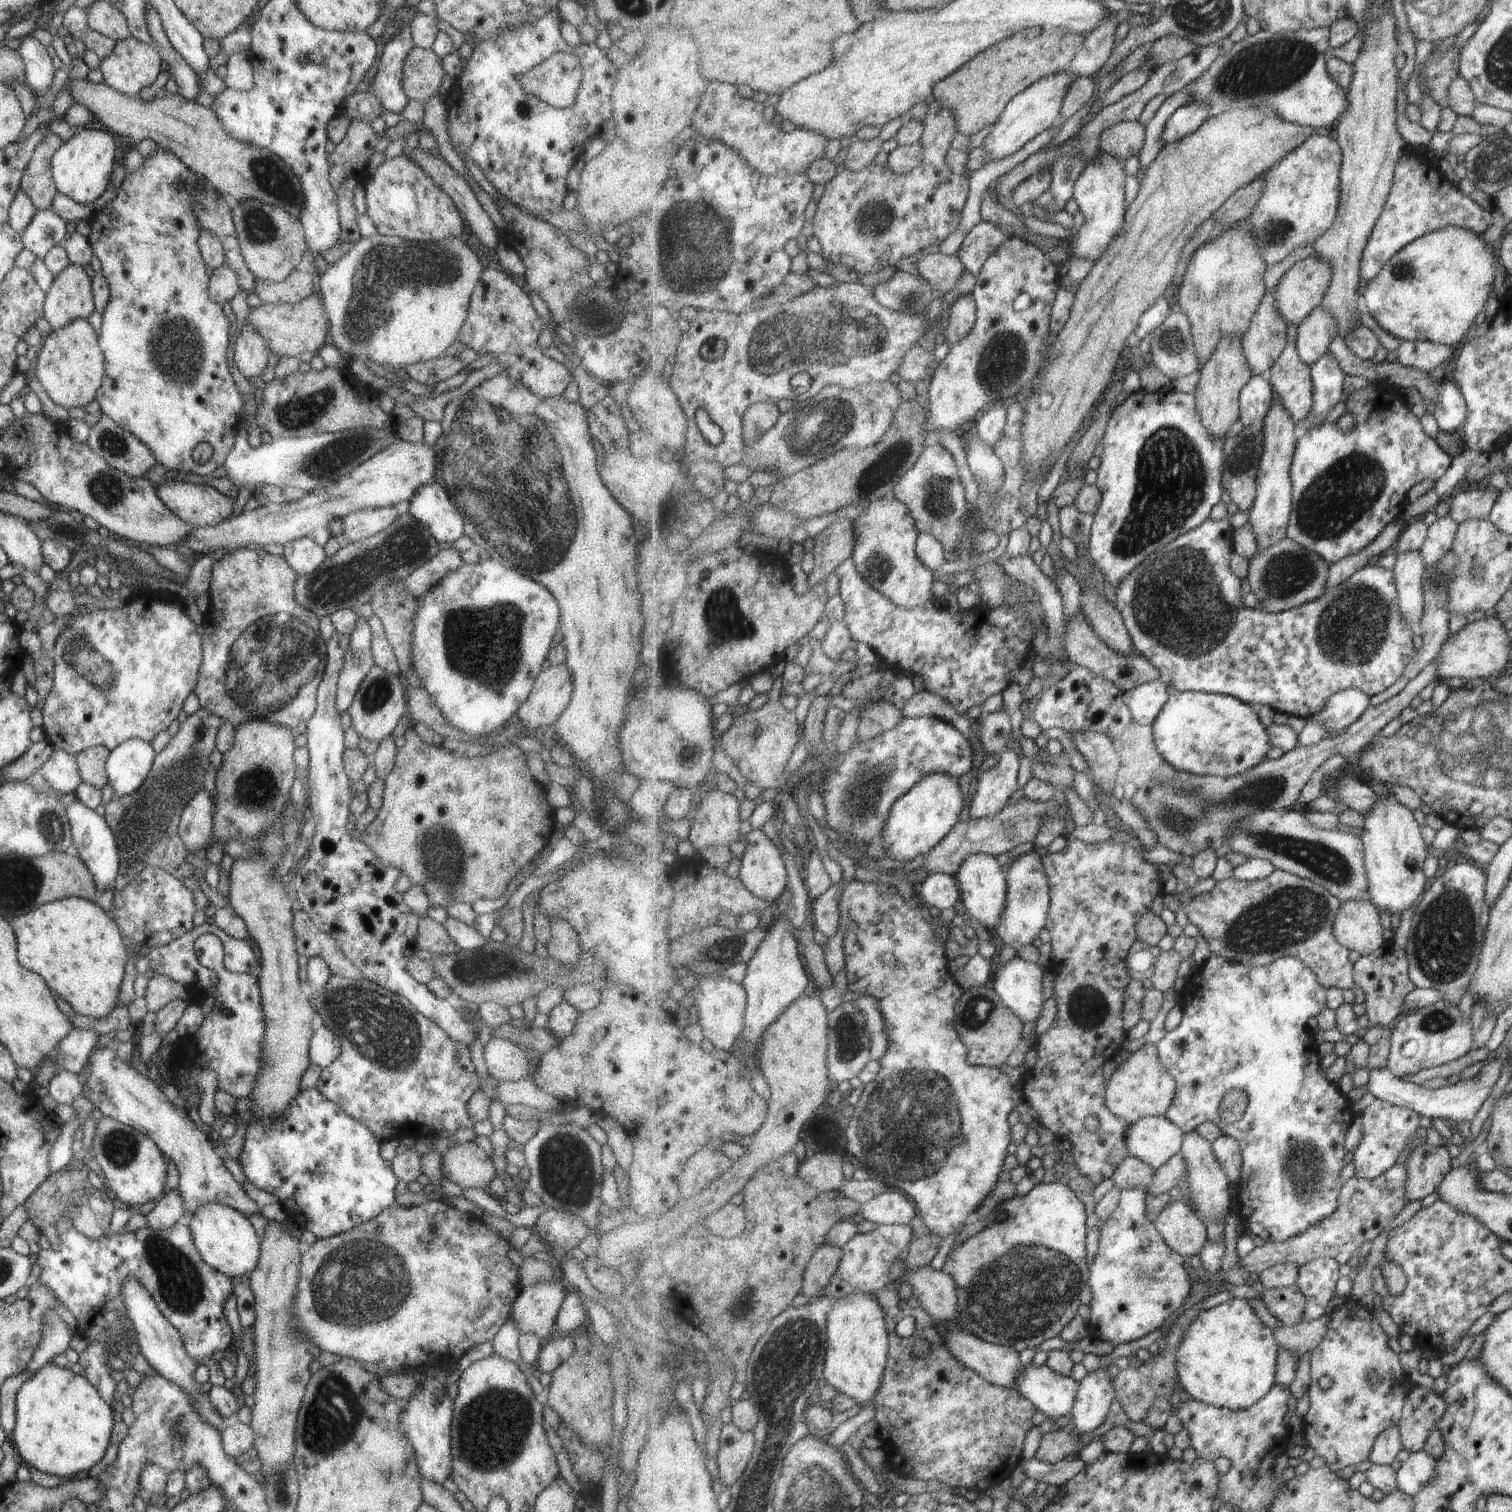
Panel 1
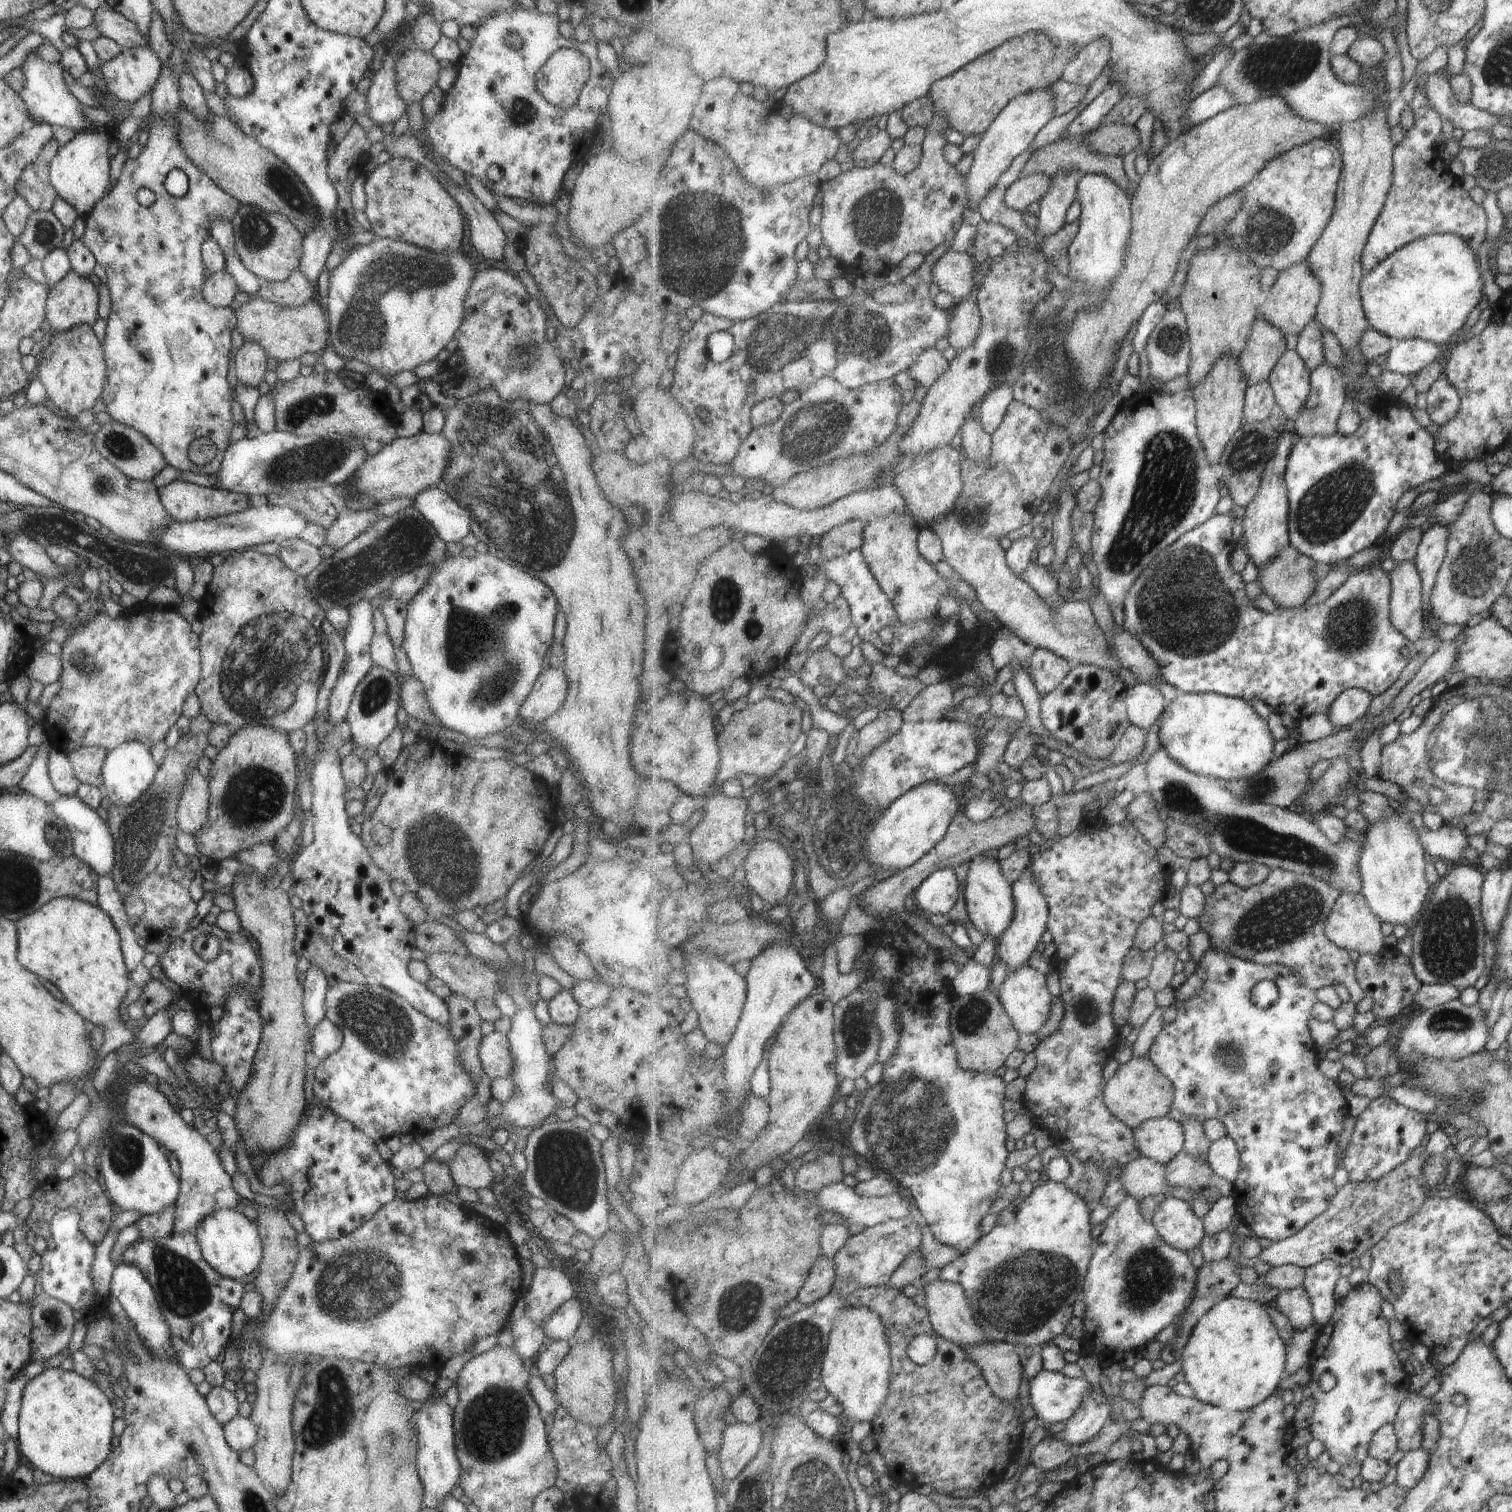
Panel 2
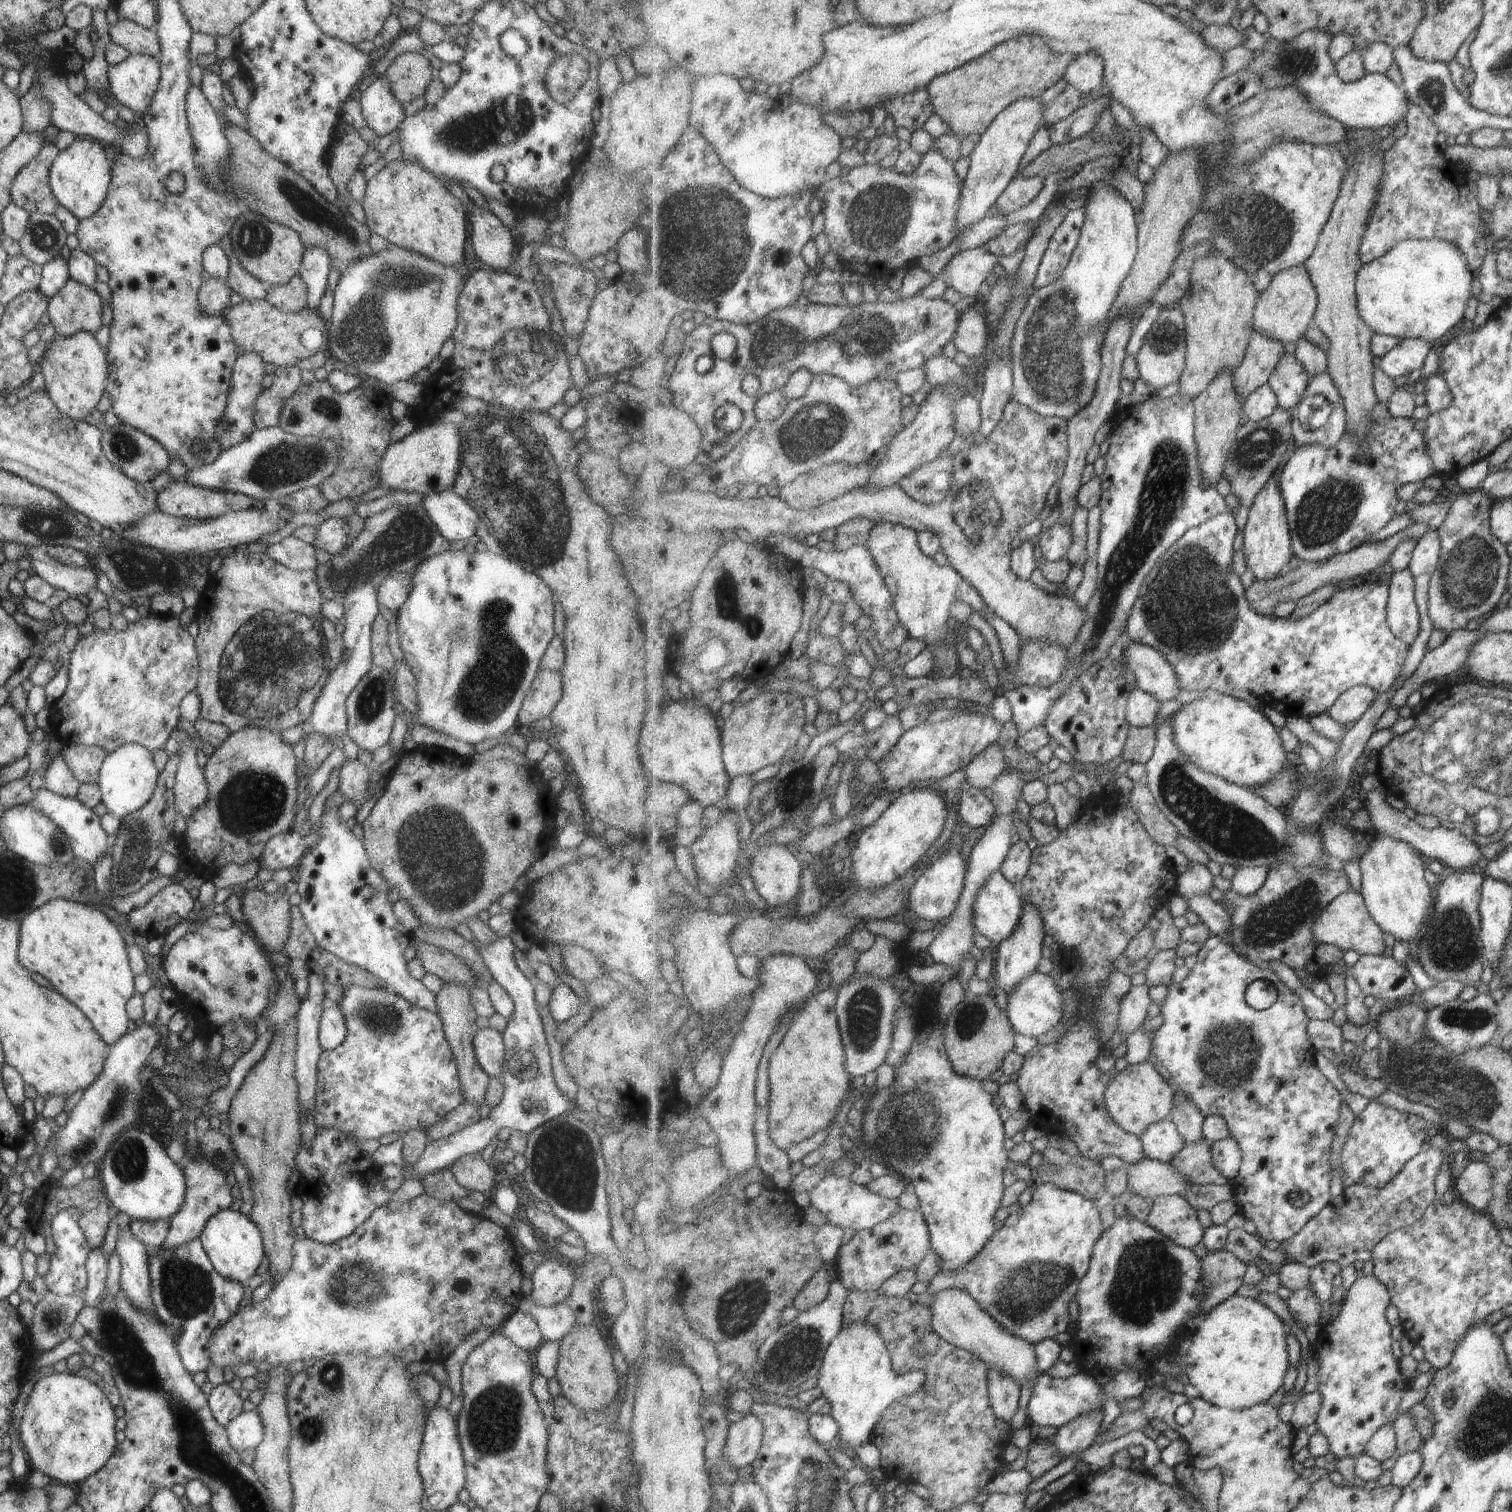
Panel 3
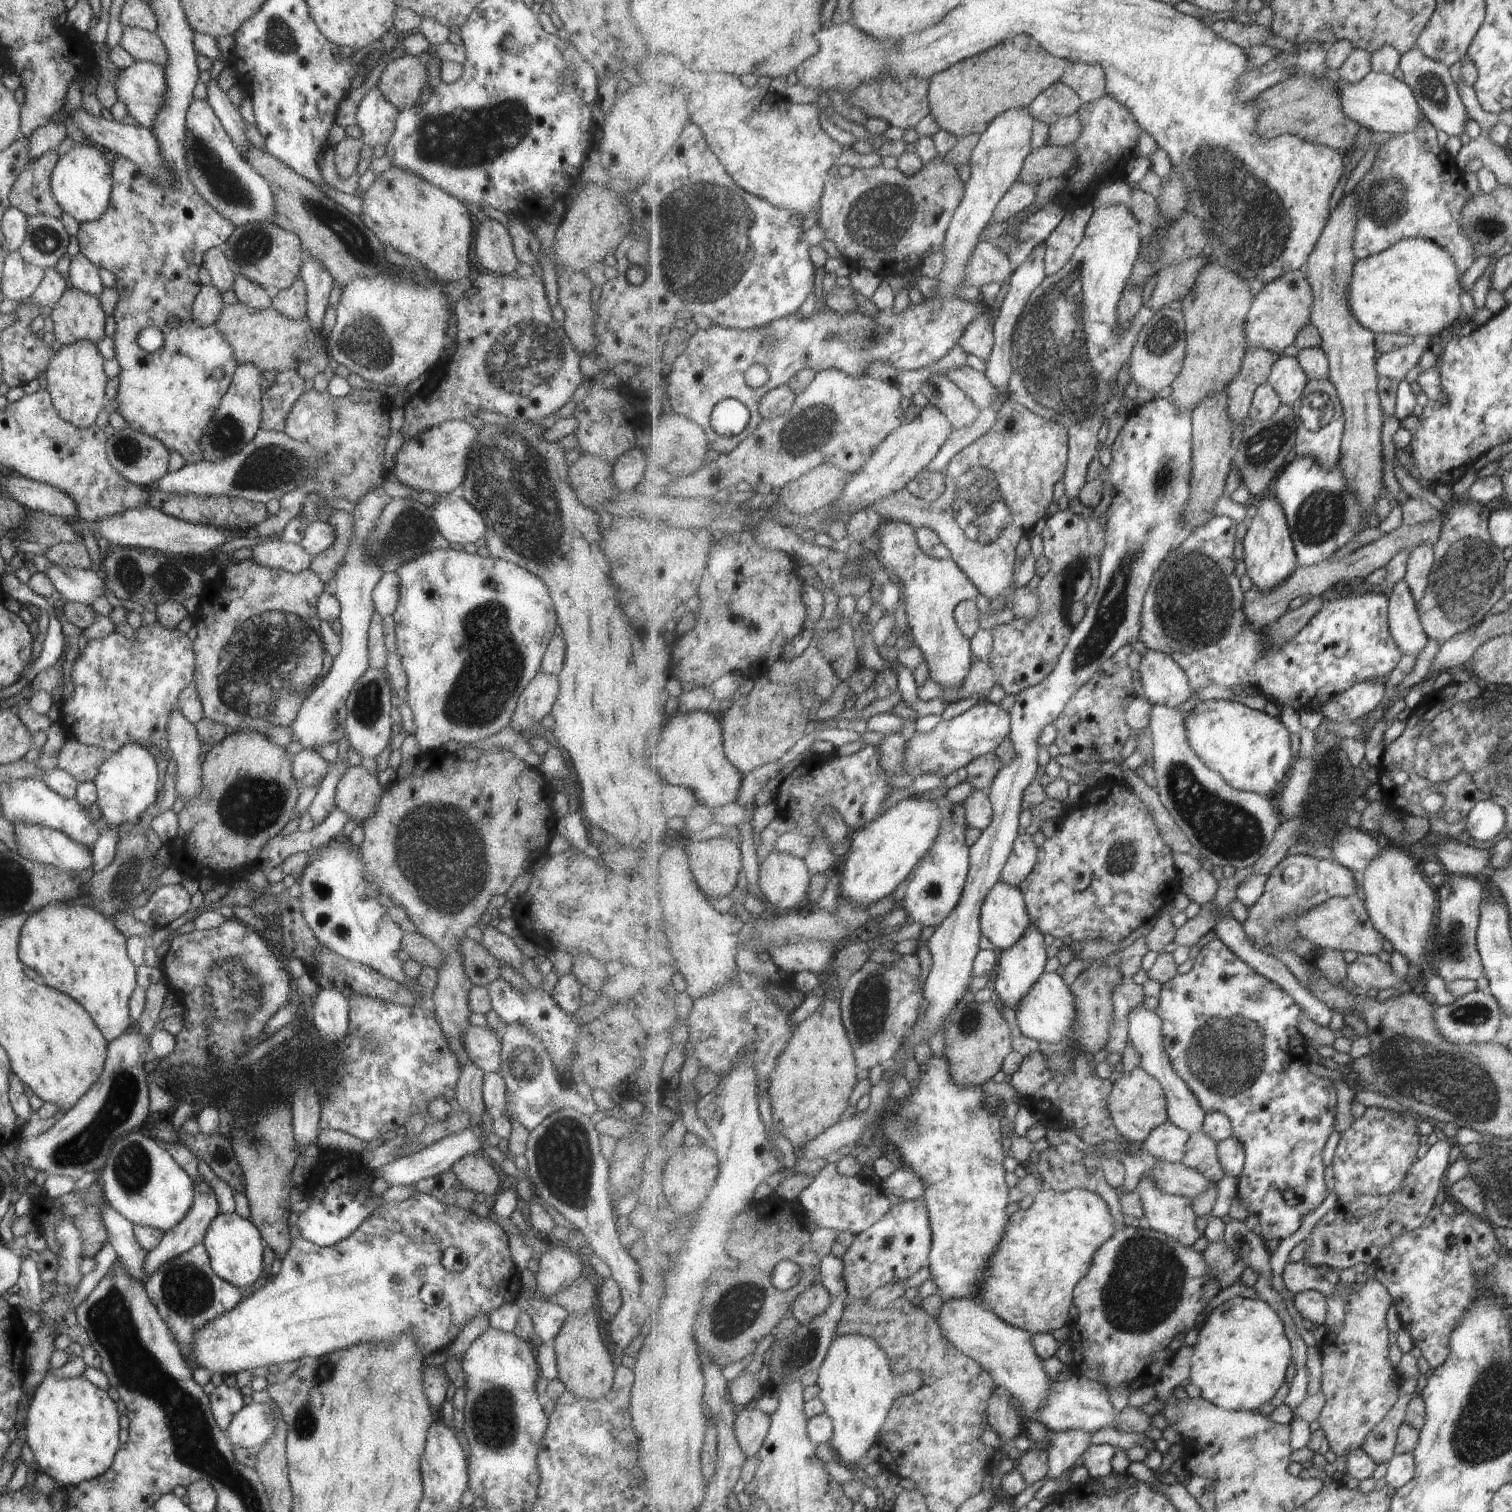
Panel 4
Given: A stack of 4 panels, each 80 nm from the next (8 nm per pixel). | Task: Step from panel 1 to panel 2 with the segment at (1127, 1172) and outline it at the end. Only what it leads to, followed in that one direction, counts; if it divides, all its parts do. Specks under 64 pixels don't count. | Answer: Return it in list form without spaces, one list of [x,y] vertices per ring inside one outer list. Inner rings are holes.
[[[1139,1156],[1121,1168],[1117,1176],[1129,1195],[1138,1199],[1164,1194],[1170,1187],[1166,1183],[1166,1165]]]

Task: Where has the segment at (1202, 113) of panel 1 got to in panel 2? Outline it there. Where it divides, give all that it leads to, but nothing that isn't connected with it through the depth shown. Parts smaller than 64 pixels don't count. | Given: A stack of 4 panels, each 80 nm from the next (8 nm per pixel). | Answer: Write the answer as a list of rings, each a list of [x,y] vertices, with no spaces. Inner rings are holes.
[[[1212,87],[1199,95],[1186,110],[1182,118],[1184,124],[1189,127],[1207,122],[1210,118],[1235,106],[1234,97],[1225,87]]]

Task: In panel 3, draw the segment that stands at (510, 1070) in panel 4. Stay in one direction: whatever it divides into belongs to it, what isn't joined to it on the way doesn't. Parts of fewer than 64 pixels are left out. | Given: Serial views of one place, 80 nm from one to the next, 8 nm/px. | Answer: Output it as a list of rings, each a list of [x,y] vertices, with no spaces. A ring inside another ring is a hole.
[[[509,937],[493,939],[489,944],[480,943],[472,938],[470,941],[480,952],[485,966],[492,974],[492,980],[498,982],[512,998],[514,1009],[508,1016],[506,1028],[502,1033],[504,1044],[503,1064],[500,1070],[499,1079],[502,1082],[502,1095],[499,1102],[490,1109],[489,1113],[472,1125],[439,1137],[436,1141],[429,1141],[424,1146],[422,1155],[414,1162],[406,1165],[411,1166],[411,1179],[420,1180],[421,1176],[451,1166],[460,1156],[480,1152],[492,1142],[495,1142],[495,1135],[498,1130],[509,1129],[528,1133],[537,1125],[543,1124],[546,1120],[555,1115],[565,1113],[575,1107],[575,1100],[570,1102],[559,1093],[555,1087],[555,1080],[551,1073],[551,1058],[549,1057],[549,1046],[545,1041],[541,1017],[536,1011],[536,1002],[533,998],[534,981],[523,975],[523,972],[515,965],[512,951],[515,946]]]

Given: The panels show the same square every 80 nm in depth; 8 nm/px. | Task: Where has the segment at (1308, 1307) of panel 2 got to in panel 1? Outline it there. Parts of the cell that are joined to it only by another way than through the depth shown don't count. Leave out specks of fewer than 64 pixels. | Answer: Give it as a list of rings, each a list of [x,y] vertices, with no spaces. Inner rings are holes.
[[[1297,1284],[1276,1289],[1264,1288],[1261,1293],[1261,1300],[1272,1311],[1273,1316],[1280,1320],[1281,1325],[1289,1327],[1302,1322],[1306,1298]]]

